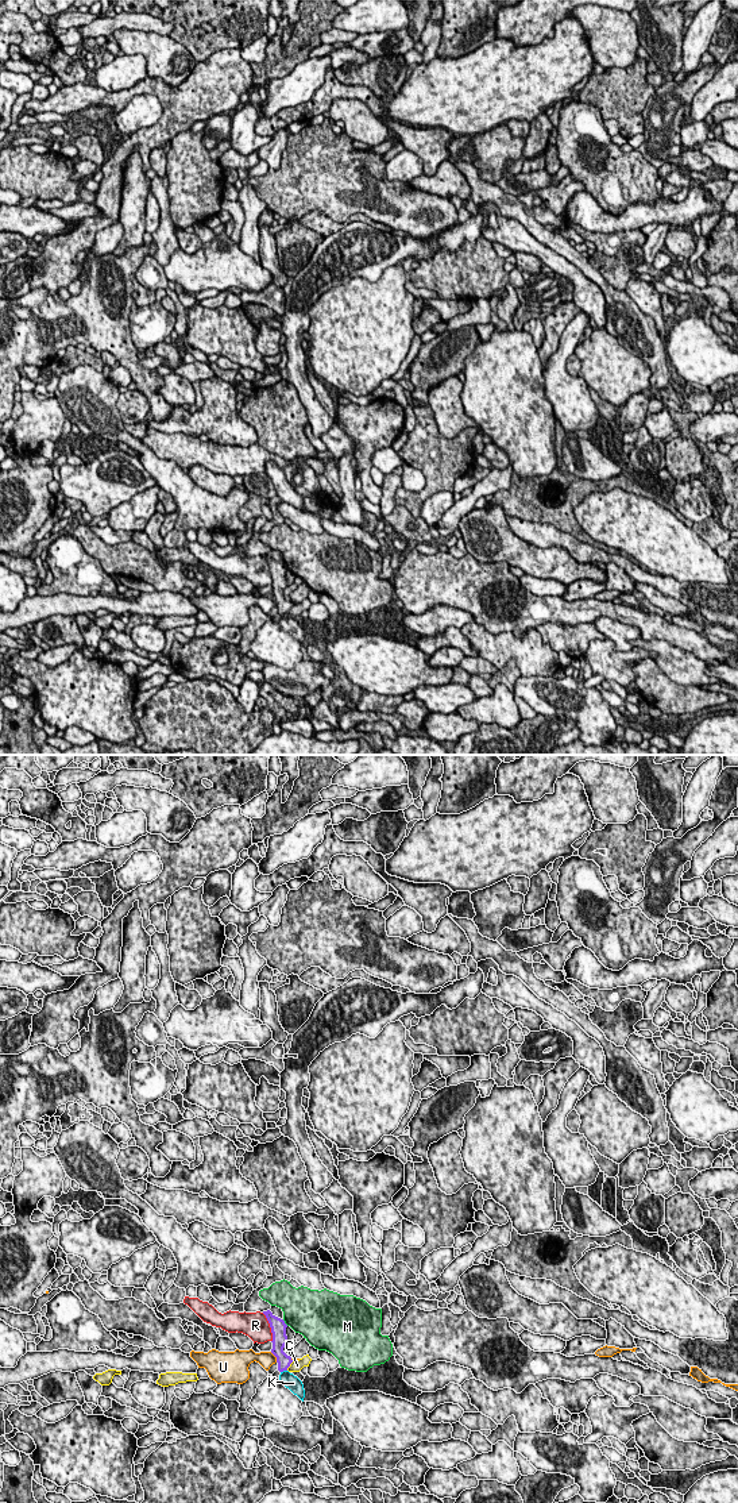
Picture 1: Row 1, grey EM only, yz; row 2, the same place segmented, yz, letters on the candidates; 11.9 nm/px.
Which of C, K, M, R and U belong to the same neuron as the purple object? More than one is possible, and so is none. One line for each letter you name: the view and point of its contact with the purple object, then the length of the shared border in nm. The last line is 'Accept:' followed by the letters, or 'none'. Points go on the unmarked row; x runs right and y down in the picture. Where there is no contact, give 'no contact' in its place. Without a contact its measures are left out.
K: meets purple in yz at (284, 613); contact 90 nm long
Accept: K

